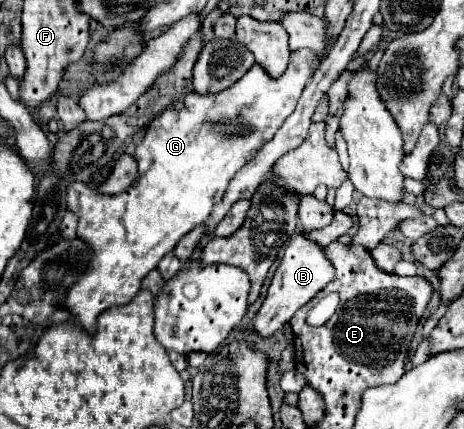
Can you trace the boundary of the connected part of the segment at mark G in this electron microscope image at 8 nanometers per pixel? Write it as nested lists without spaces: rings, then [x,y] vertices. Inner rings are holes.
[[[299,49],[291,53],[289,67],[281,77],[271,77],[261,65],[249,69],[235,85],[223,89],[223,93],[215,95],[197,95],[187,93],[183,99],[183,109],[165,109],[165,113],[157,115],[147,133],[143,143],[135,149],[135,161],[139,163],[139,175],[135,183],[119,193],[119,195],[103,195],[91,191],[85,183],[71,183],[67,187],[67,207],[71,213],[77,215],[79,227],[77,237],[93,247],[93,257],[89,259],[89,271],[83,275],[75,285],[71,285],[67,293],[65,307],[71,315],[81,323],[87,331],[95,331],[97,315],[109,307],[127,305],[137,291],[141,289],[141,279],[157,267],[157,263],[175,249],[177,241],[187,235],[193,227],[203,225],[211,215],[211,209],[223,201],[223,193],[231,183],[231,177],[247,163],[255,153],[277,133],[283,121],[295,111],[295,105],[311,81],[313,71],[321,63],[317,53],[309,49]]]

